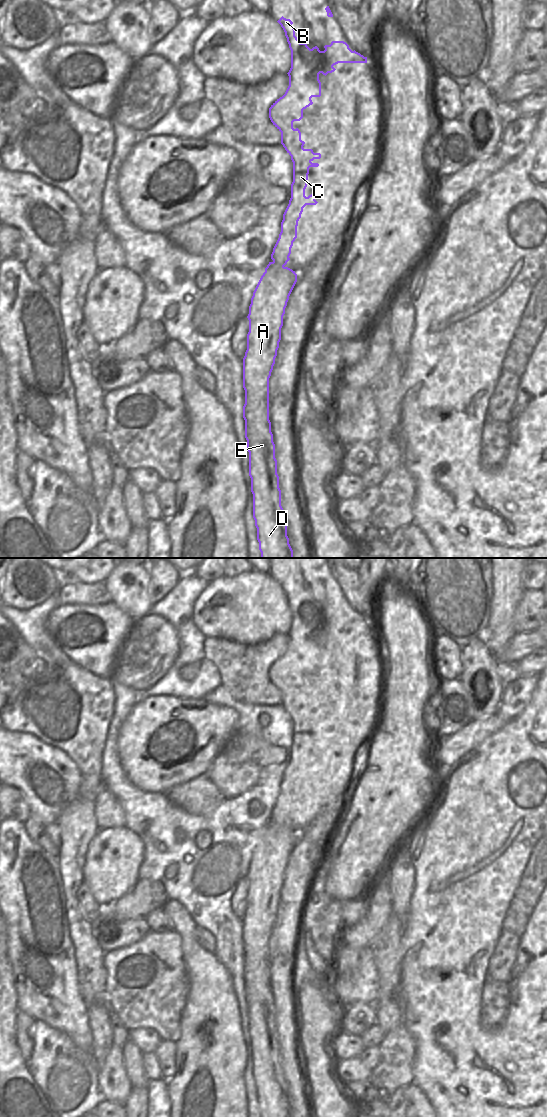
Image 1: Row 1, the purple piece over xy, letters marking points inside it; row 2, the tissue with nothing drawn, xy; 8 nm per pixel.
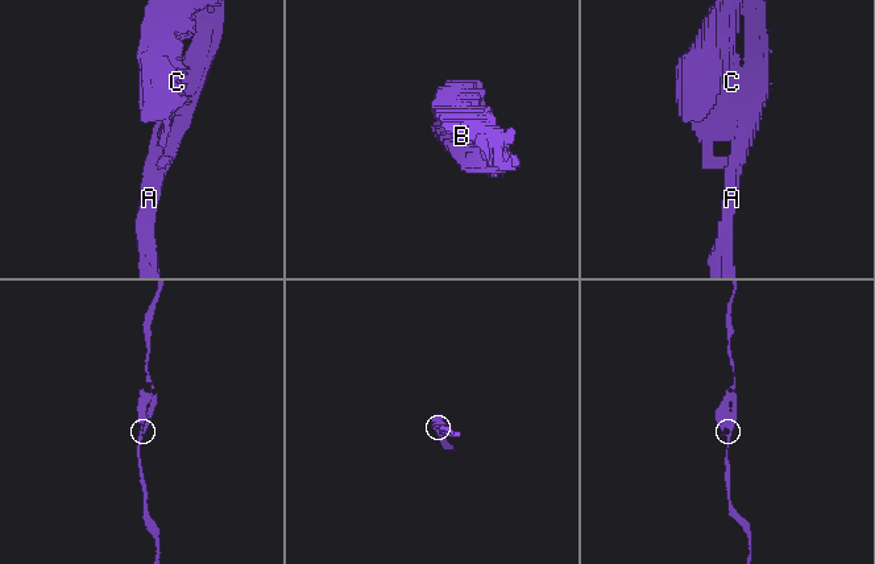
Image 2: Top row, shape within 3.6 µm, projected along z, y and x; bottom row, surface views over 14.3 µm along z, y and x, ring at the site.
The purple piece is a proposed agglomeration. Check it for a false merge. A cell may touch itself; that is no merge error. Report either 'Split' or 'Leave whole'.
Split

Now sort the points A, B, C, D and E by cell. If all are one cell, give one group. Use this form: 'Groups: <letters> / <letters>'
Groups: A D E / B C

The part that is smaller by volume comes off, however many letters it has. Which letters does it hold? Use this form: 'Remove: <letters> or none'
Remove: B, C

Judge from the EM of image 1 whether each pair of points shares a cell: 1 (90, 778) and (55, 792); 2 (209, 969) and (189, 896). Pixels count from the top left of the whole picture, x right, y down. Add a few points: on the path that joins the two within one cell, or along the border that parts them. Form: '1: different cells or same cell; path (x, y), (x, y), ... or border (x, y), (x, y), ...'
1: different cells; border (72, 760), (80, 772), (80, 787), (69, 803)
2: different cells; border (184, 906), (197, 926)

